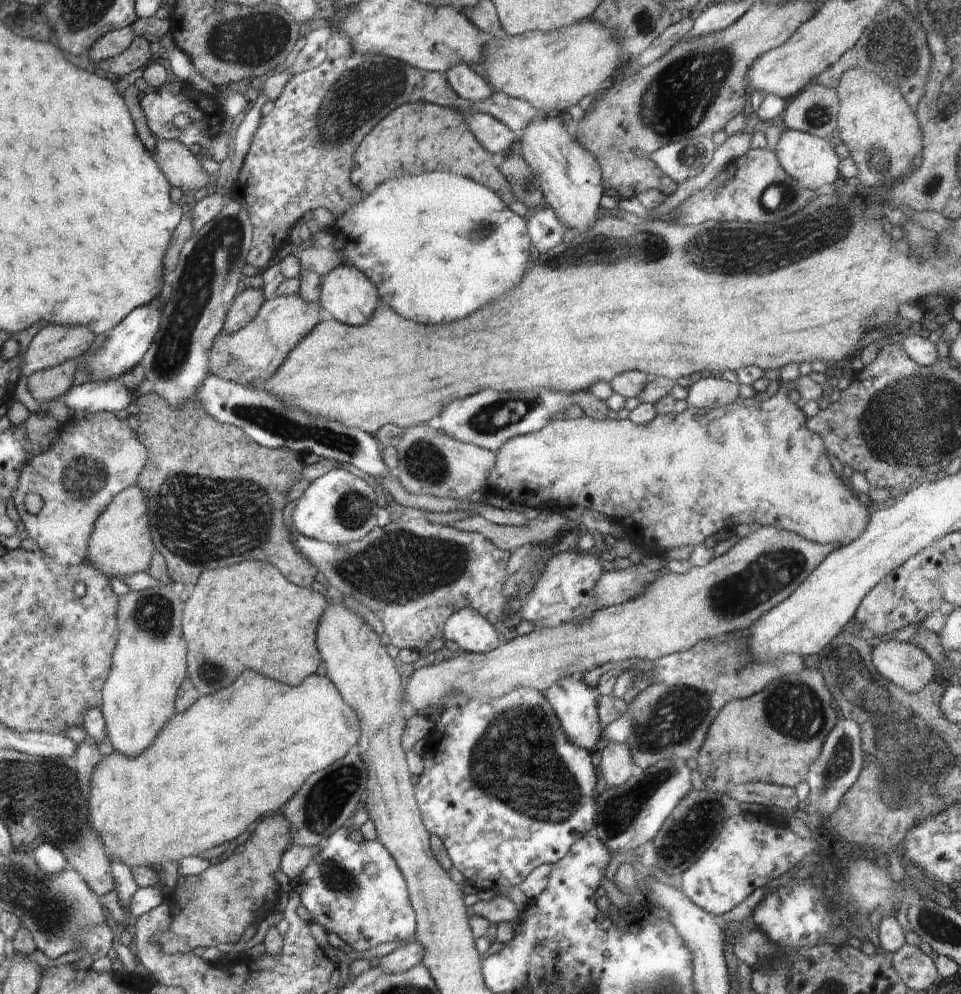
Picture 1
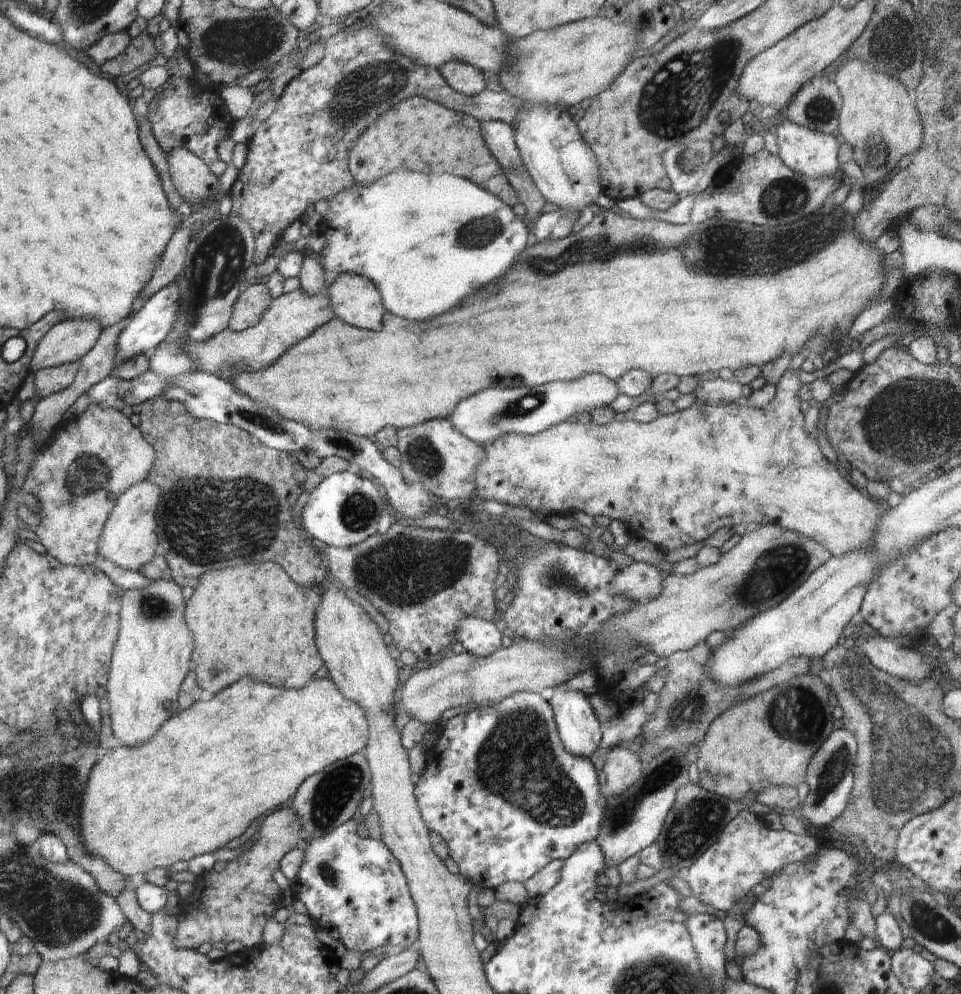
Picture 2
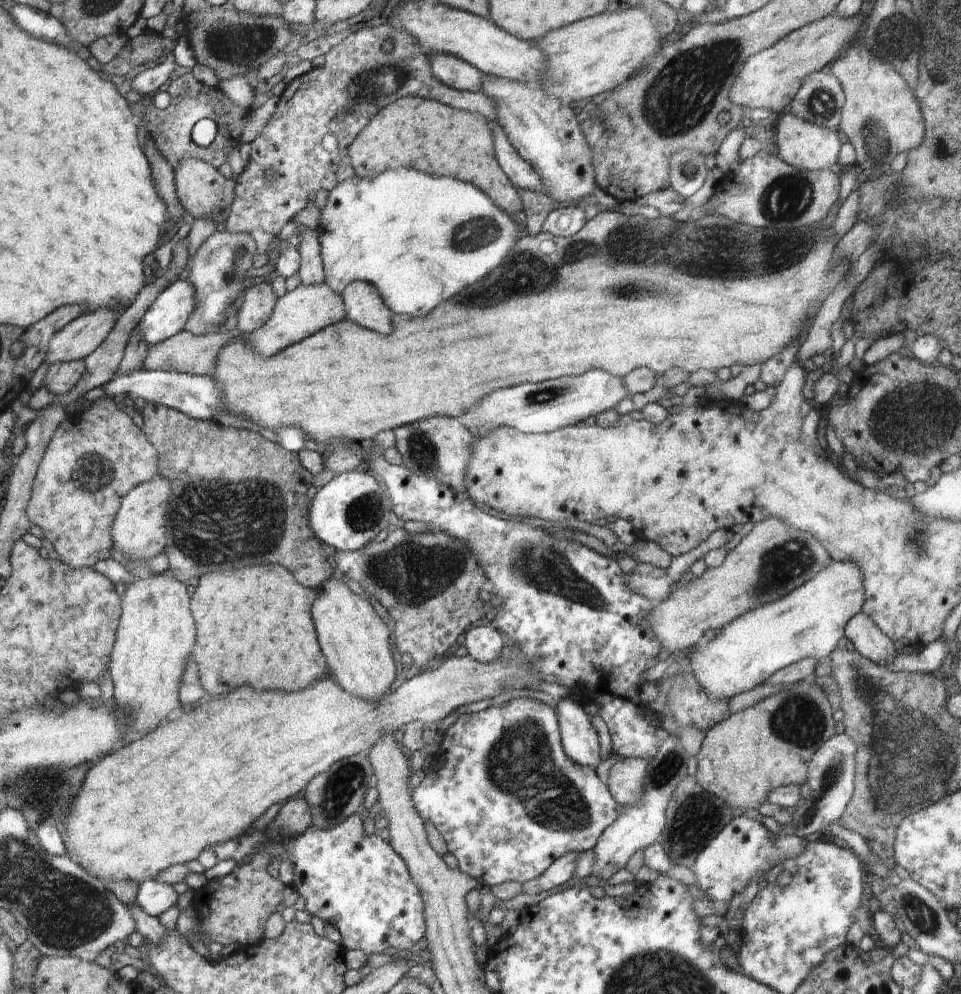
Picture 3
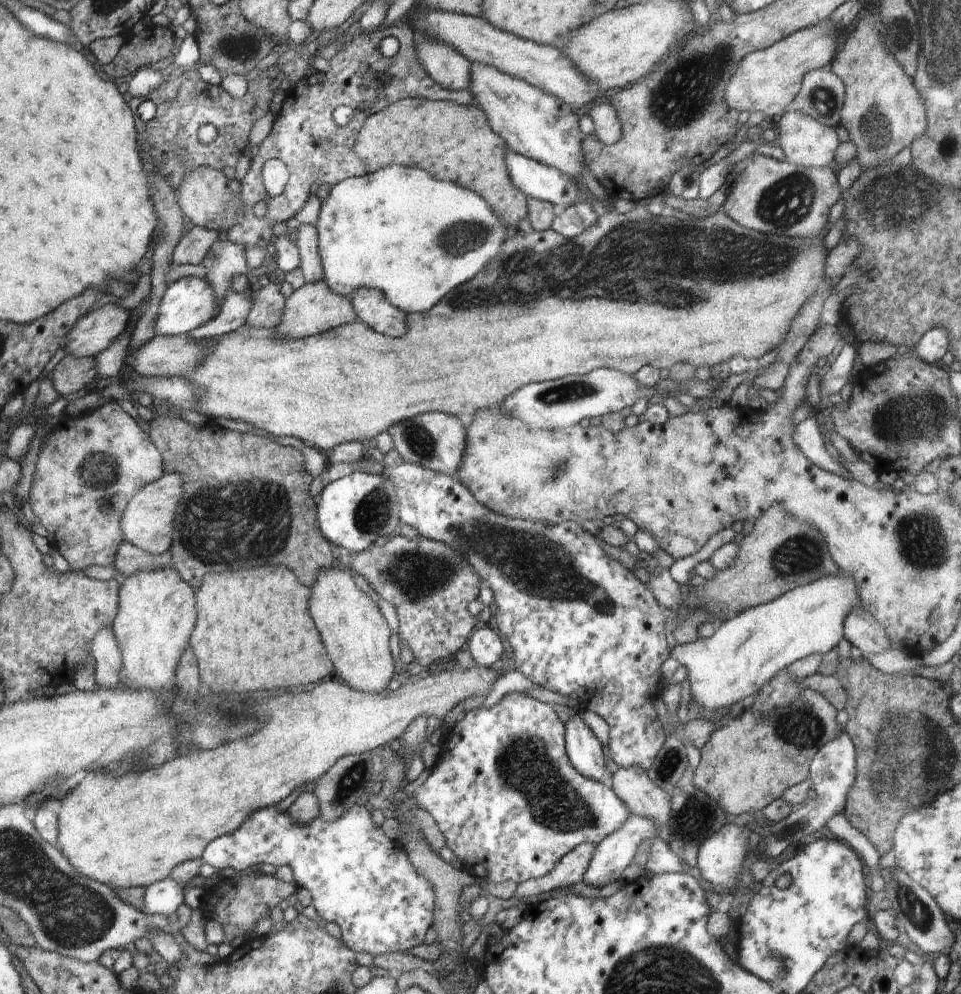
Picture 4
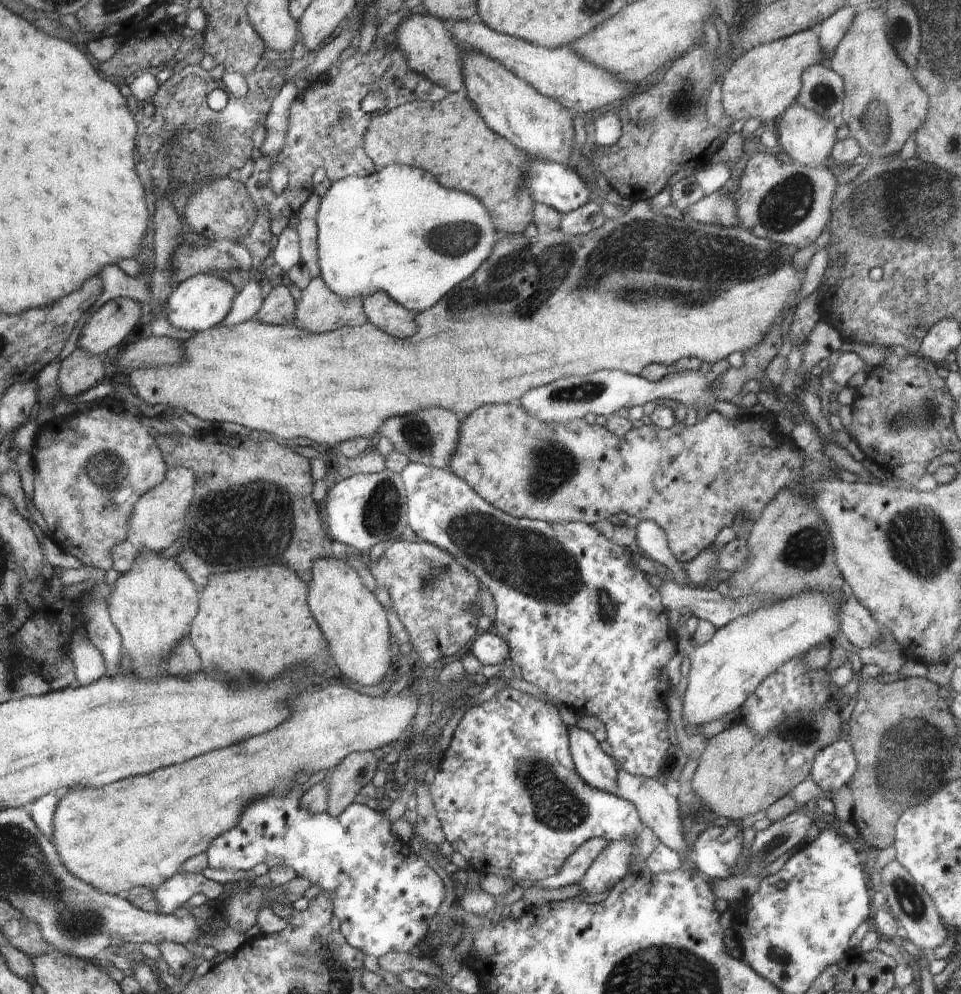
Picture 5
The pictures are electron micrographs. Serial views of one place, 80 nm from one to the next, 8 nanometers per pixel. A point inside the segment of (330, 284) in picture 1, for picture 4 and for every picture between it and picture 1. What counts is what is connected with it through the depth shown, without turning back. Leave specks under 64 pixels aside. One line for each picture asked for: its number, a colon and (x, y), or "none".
2: (354, 299)
3: (363, 304)
4: (370, 306)

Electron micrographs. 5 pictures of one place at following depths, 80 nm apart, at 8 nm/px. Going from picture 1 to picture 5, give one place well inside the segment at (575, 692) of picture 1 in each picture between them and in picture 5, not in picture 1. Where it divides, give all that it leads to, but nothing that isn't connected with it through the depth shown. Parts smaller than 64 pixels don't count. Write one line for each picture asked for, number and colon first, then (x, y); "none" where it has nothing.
2: (580, 732)
3: (580, 740)
4: (585, 752)
5: (597, 769)

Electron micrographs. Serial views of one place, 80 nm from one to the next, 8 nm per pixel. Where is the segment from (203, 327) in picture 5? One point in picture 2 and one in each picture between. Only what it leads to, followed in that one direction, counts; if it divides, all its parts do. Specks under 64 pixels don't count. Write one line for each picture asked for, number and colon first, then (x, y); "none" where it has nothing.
2: (148, 328)
3: (168, 314)
4: (189, 303)

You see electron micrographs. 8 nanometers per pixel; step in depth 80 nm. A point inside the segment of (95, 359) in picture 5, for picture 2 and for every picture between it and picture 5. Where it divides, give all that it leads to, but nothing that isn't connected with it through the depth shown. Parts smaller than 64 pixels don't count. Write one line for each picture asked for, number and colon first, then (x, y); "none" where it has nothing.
2: (47, 381)
3: (60, 377)
4: (71, 375)

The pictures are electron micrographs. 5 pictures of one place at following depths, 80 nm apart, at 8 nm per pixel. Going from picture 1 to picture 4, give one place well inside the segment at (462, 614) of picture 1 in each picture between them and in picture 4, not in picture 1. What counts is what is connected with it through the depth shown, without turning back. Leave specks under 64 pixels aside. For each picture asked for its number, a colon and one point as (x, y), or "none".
2: (479, 637)
3: (483, 643)
4: (485, 647)

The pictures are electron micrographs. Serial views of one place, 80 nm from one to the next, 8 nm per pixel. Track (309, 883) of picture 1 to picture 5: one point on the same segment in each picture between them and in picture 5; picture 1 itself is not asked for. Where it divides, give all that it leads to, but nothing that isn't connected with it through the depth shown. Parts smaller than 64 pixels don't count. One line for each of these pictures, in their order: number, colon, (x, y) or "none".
2: (355, 885)
3: (358, 883)
4: (357, 877)
5: (385, 896)

